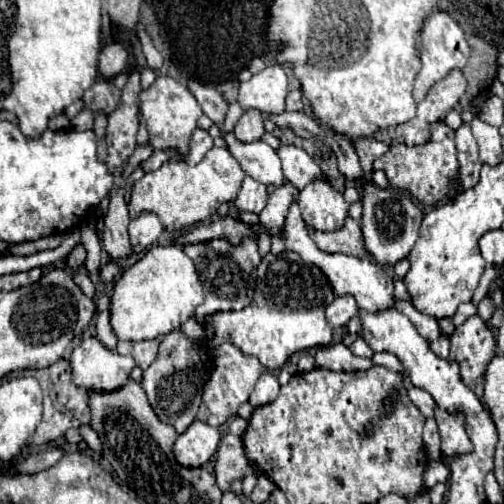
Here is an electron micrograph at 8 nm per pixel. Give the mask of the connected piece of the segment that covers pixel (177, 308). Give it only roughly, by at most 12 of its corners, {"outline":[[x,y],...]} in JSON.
{"outline":[[155,245],[115,281],[121,341],[165,337],[203,301],[195,263]]}

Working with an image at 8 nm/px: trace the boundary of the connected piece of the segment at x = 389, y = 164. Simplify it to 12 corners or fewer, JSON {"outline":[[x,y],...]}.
{"outline":[[455,131],[423,145],[391,145],[373,169],[423,205],[453,197]]}

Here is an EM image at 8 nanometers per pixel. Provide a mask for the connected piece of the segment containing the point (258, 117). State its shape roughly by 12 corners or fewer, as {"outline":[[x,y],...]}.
{"outline":[[243,111],[235,125],[237,139],[243,143],[261,139],[263,113]]}

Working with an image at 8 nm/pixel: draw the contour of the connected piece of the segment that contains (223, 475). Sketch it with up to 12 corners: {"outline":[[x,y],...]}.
{"outline":[[221,437],[215,455],[219,489],[251,471],[261,473],[245,459],[241,437]]}

